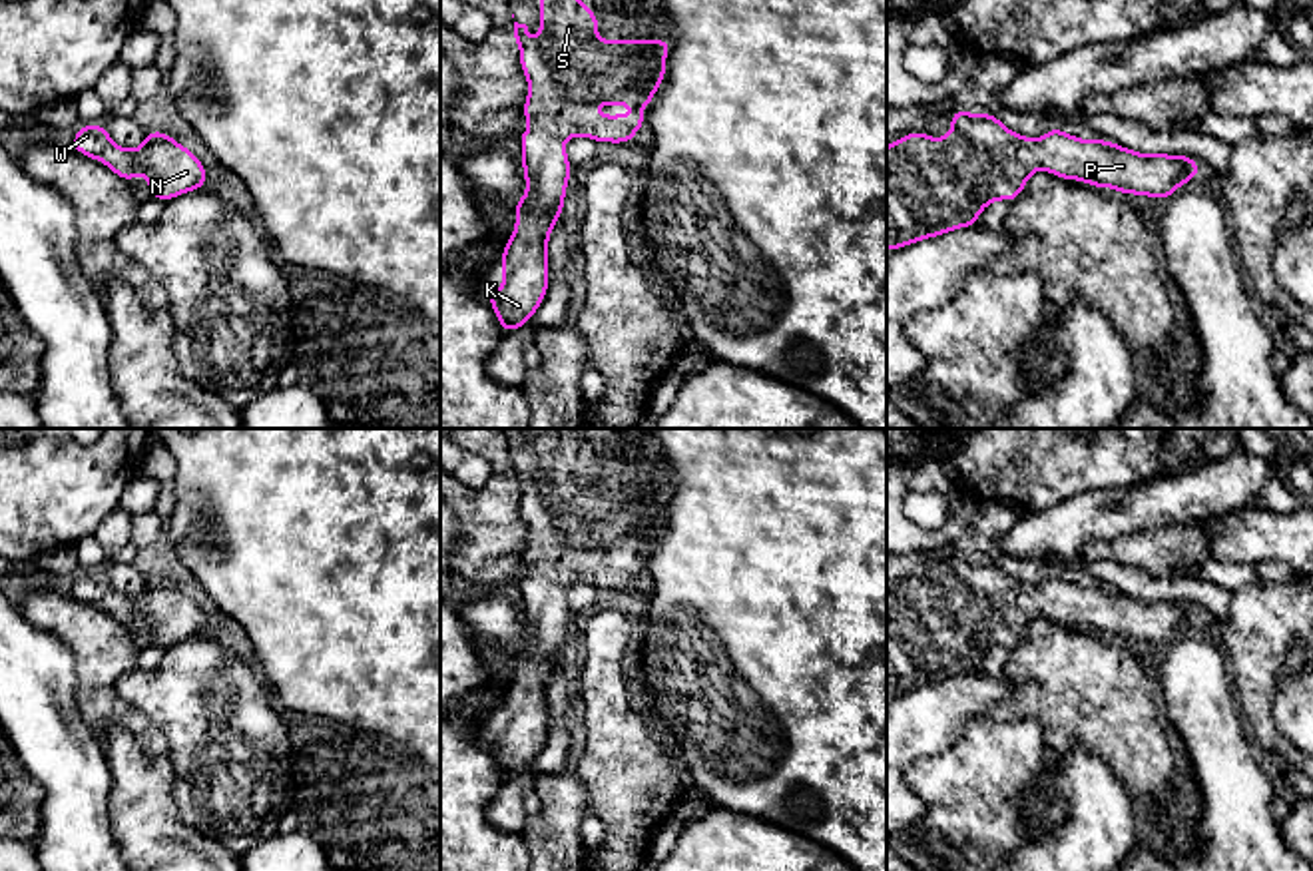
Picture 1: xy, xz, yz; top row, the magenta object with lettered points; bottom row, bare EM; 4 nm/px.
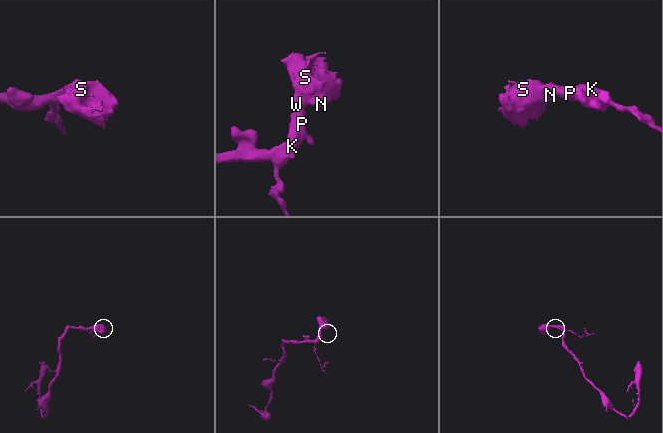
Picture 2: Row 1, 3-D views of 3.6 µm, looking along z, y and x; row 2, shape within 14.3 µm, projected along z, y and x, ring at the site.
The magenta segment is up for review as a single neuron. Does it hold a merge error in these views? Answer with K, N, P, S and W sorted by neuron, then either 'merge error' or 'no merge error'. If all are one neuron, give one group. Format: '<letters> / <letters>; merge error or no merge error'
K N P S W; no merge error

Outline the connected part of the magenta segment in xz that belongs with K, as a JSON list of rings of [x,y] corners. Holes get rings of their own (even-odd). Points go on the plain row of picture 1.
[[[550,429],[540,438],[540,482],[530,488],[528,472],[514,468],[510,484],[520,492],[520,514],[528,526],[522,562],[532,572],[518,582],[526,638],[514,650],[516,674],[504,690],[500,706],[502,735],[490,737],[486,745],[504,781],[524,773],[548,737],[548,686],[554,670],[562,666],[566,634],[574,618],[564,588],[572,582],[584,582],[598,590],[634,588],[636,578],[648,570],[646,556],[665,524],[671,486],[600,486],[598,460],[572,440],[580,433],[582,429]],[[600,550],[626,550],[630,556],[642,552],[644,558],[640,562],[598,562],[592,554]]]

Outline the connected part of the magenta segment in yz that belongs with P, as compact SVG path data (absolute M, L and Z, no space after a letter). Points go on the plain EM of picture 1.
M956 556L950 560L950 572L954 576L940 586L932 586L926 578L913 578L887 592L887 698L976 672L988 650L1014 648L1038 616L1060 626L1154 646L1170 646L1182 630L1193 628L1201 618L1189 602L1148 602L1108 586L1080 586L1056 574L1036 588L1002 572L996 560Z

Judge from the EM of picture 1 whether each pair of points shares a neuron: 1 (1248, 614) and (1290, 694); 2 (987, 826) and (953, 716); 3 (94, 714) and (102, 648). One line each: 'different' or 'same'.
1: different
2: different
3: same

